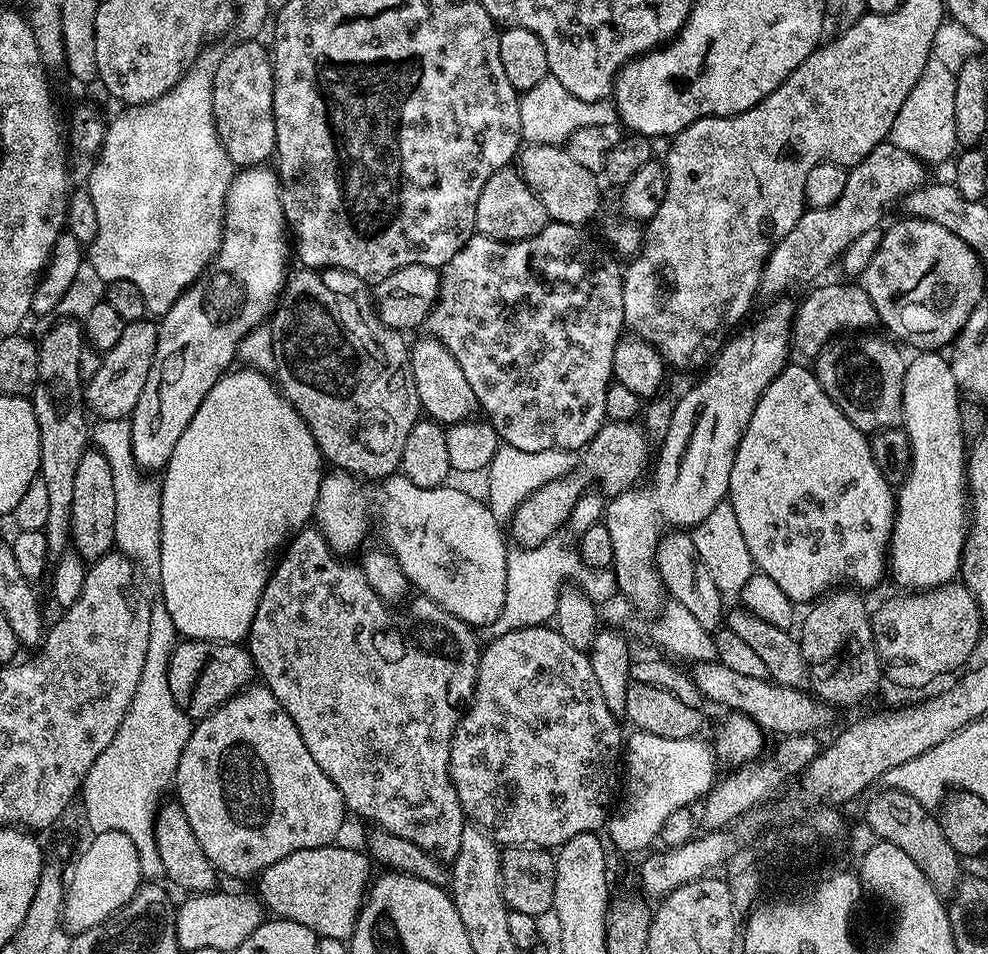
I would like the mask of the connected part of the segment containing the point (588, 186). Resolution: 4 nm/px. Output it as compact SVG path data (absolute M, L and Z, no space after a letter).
M528 144L521 147L518 171L530 190L540 199L542 206L546 206L549 221L584 226L587 220L595 218L600 208L601 181L597 173L586 170L586 166L570 158L567 147L559 144Z

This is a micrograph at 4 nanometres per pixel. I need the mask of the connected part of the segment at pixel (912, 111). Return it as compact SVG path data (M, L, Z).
M928 60L926 70L922 70L918 82L914 82L914 90L906 94L906 102L902 102L902 110L898 110L898 118L894 118L890 143L928 166L940 164L943 160L951 161L958 152L954 134L955 81L956 74L946 70L940 61Z

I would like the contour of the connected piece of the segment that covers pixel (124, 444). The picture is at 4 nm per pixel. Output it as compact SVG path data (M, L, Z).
M127 418L95 421L90 430L90 440L95 451L110 462L114 474L114 538L115 547L129 556L145 577L160 574L160 484L145 478L132 459L132 423Z

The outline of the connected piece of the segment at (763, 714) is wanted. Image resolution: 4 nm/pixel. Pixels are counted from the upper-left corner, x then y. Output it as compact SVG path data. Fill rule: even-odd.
M717 659L697 663L693 668L696 669L691 669L692 681L696 683L696 688L705 701L725 704L728 710L749 716L767 733L777 732L777 737L816 734L819 728L826 727L832 720L833 705L825 704L807 691L788 688L784 684L773 684L769 679L745 678L743 674L722 666Z

